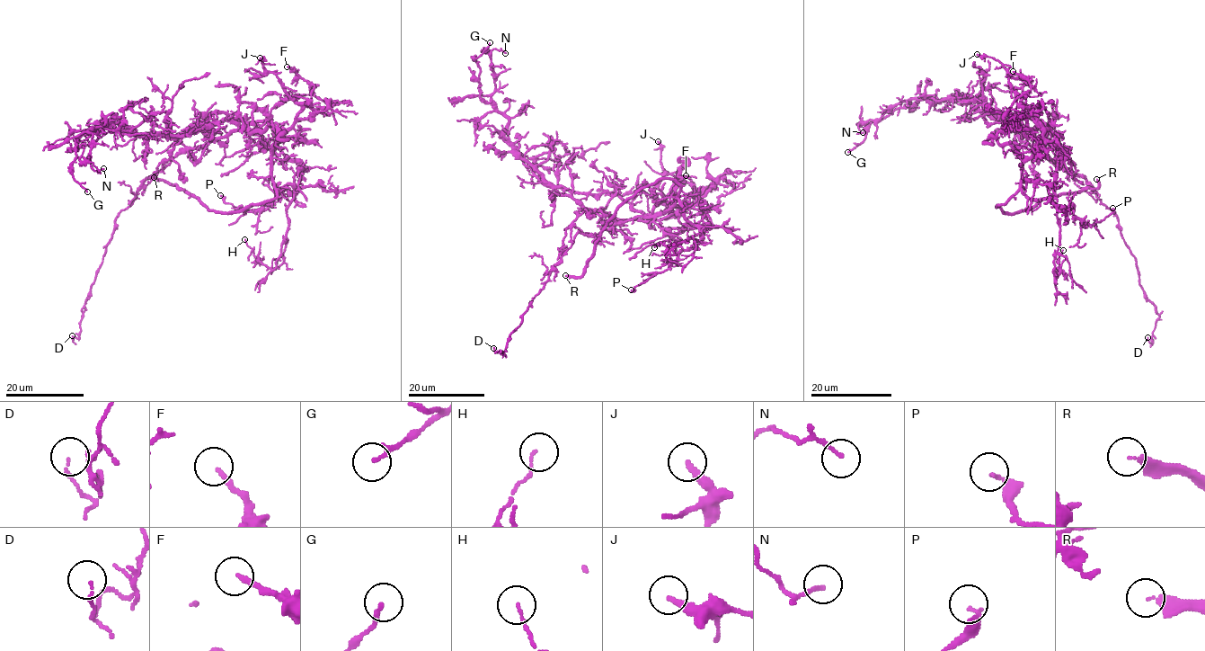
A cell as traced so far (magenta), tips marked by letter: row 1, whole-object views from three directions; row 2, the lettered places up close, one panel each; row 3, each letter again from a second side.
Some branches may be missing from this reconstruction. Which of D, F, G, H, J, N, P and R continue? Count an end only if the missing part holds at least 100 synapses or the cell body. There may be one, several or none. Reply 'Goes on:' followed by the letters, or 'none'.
Goes on: R

